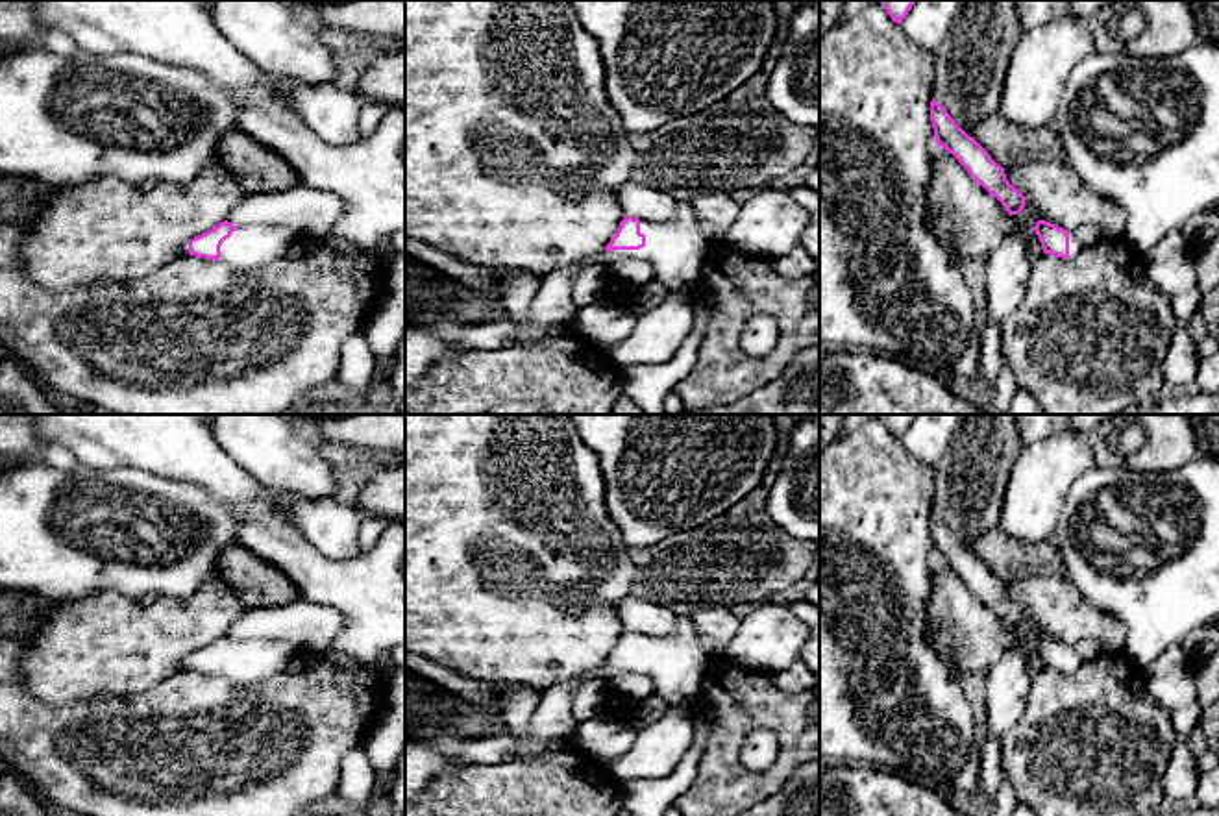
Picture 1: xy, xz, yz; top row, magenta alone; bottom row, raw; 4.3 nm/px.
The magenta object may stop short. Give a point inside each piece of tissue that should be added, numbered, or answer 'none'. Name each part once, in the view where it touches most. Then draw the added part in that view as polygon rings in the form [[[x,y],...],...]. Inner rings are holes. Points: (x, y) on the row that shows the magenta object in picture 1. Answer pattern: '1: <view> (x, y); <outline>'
1: xz (677, 250); [[[679,196],[677,216],[670,222],[640,220],[640,233],[646,235],[644,248],[605,250],[603,263],[623,257],[646,259],[668,291],[690,292],[712,252],[710,241],[699,229],[690,198]]]

